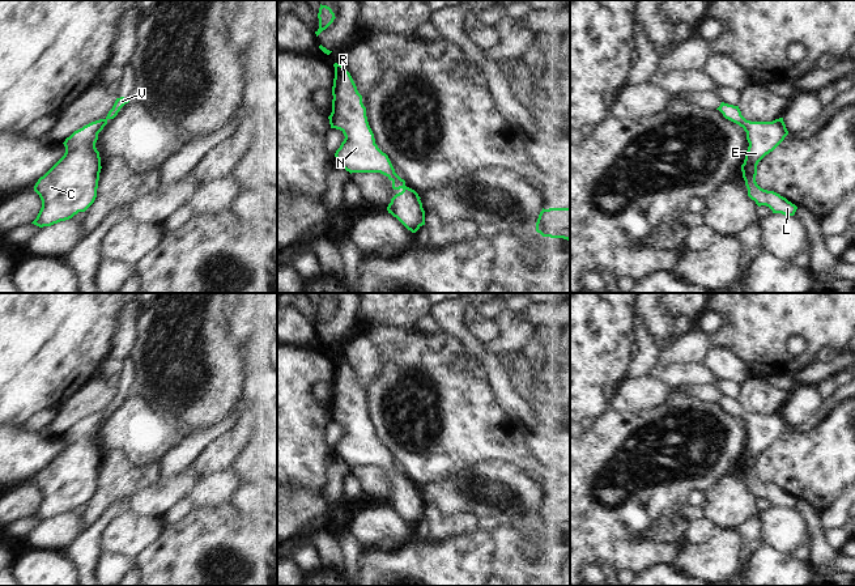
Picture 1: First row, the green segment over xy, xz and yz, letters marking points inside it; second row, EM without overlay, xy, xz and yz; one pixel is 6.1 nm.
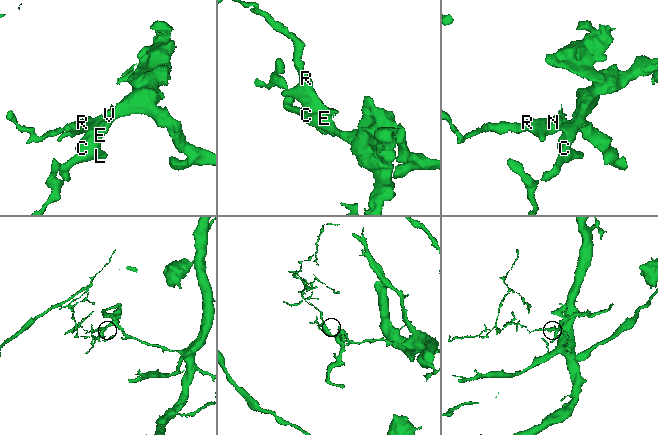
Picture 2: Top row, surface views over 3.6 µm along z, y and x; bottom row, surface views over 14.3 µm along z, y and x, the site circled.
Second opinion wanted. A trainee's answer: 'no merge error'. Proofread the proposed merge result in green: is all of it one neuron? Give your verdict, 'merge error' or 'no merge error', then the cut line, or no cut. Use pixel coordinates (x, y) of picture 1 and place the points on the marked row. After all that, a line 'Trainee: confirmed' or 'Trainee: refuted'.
no merge error; cut none
Trainee: confirmed

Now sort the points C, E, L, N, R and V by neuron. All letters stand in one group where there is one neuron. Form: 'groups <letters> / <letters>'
groups C E L N R V

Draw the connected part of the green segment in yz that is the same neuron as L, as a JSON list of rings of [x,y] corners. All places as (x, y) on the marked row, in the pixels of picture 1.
[[[722,102],[716,109],[723,116],[746,132],[749,143],[744,164],[741,165],[743,178],[748,188],[748,196],[756,201],[758,207],[766,205],[773,213],[794,216],[797,207],[774,191],[761,188],[756,182],[757,165],[770,152],[773,152],[788,135],[783,118],[773,122],[750,122],[746,120],[739,106]]]

